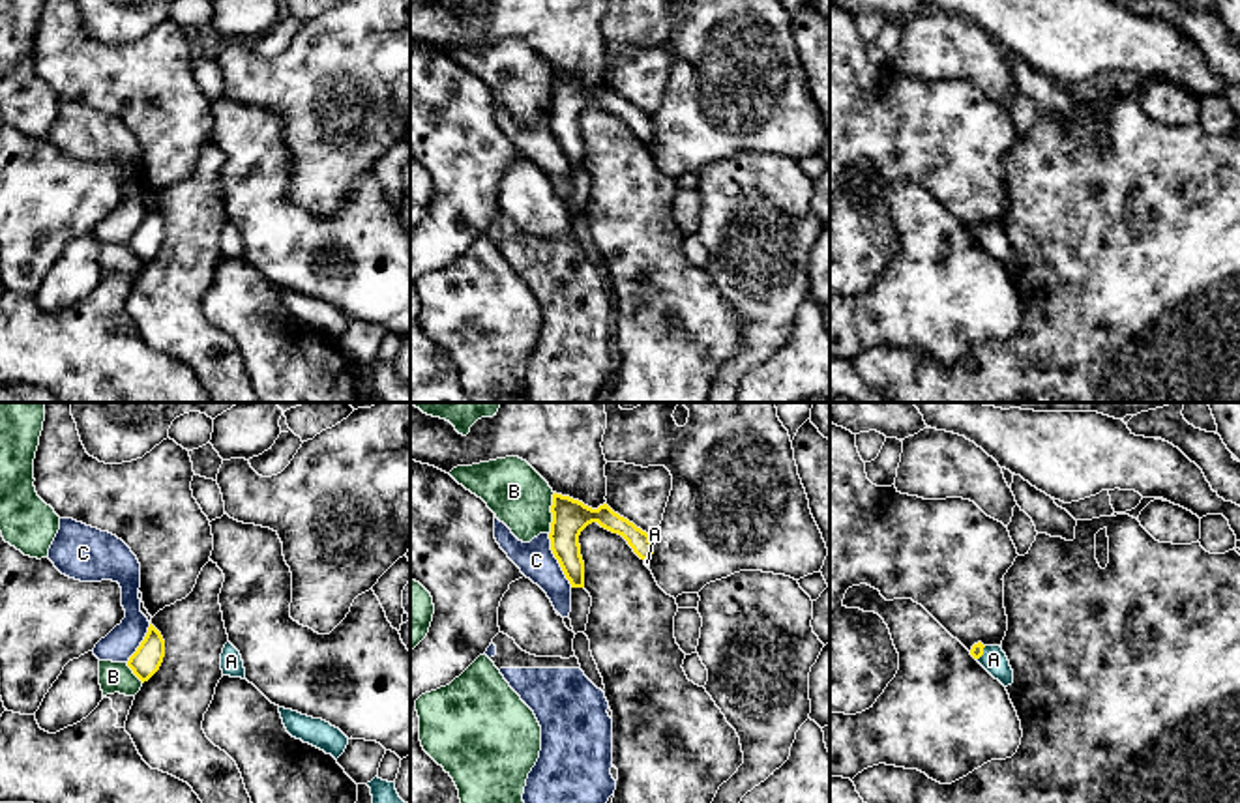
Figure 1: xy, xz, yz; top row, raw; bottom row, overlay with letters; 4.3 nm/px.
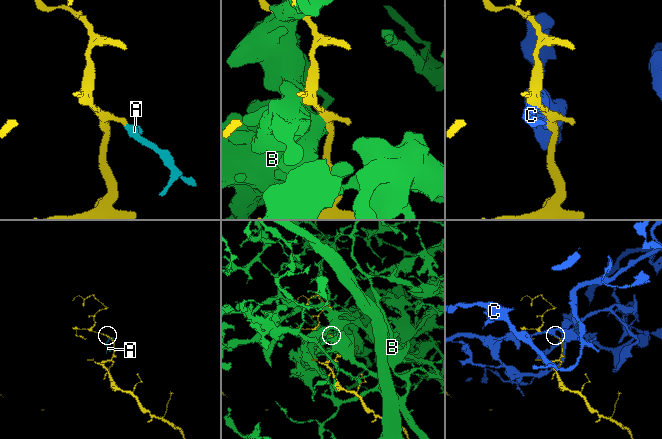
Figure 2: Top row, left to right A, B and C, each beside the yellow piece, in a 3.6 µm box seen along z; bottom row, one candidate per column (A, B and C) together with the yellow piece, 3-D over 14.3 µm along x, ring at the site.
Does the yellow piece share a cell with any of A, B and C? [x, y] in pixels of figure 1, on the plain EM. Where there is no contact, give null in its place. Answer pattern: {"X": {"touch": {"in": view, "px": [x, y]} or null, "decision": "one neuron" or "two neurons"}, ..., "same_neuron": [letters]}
{"A": {"touch": {"in": "yz", "px": [982, 234]}, "decision": "one neuron"}, "B": {"touch": {"in": "xz", "px": [551, 92]}, "decision": "two neurons"}, "C": {"touch": {"in": "xz", "px": [557, 139]}, "decision": "two neurons"}, "same_neuron": ["A"]}

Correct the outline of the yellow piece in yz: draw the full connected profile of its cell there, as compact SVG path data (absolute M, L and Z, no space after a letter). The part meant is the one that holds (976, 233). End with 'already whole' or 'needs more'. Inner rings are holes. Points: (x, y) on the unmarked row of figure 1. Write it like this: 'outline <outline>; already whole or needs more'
outline M974 225L970 236L1004 268L1013 264L1013 251L1000 226Z; needs more

